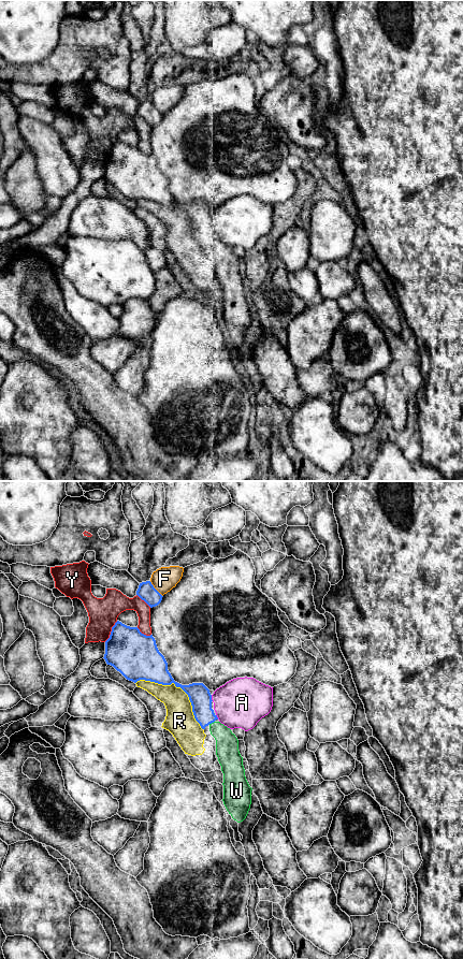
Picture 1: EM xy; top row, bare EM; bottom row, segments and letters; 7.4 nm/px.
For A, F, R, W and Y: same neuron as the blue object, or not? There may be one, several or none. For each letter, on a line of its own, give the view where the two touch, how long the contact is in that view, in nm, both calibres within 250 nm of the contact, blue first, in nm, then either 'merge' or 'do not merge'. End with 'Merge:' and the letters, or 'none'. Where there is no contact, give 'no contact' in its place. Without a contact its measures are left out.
A: contact in xy; length 50 nm; calibres 160 and 380 nm; do not merge
F: contact in xy; length 160 nm; calibres 140 and 180 nm; do not merge
R: contact in xy; length 600 nm; calibres 220 and 220 nm; do not merge
W: contact in xy; length 50 nm; calibres 160 and 180 nm; merge
Y: contact in xy; length 190 nm; calibres 340 and 220 nm; do not merge
Merge: W

